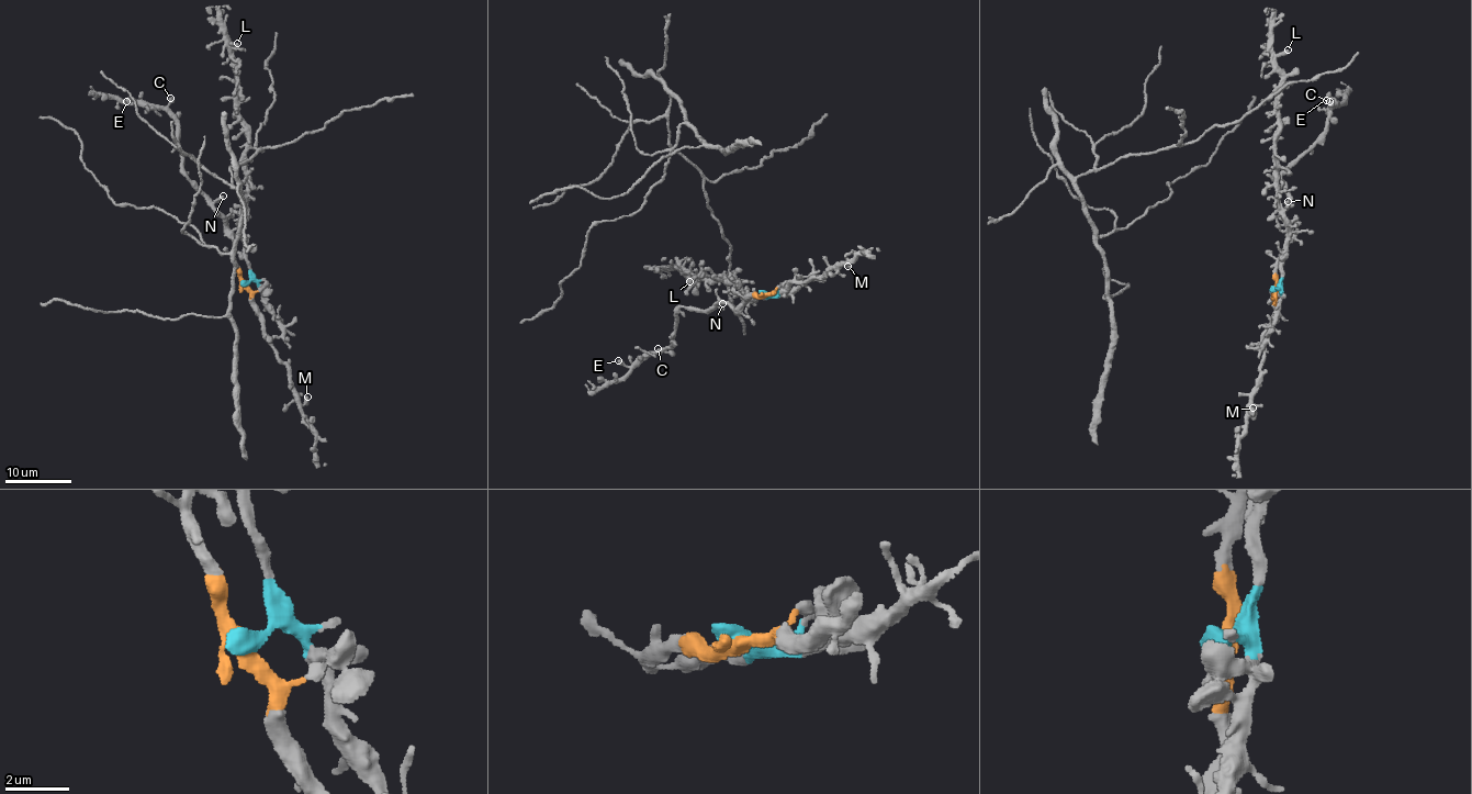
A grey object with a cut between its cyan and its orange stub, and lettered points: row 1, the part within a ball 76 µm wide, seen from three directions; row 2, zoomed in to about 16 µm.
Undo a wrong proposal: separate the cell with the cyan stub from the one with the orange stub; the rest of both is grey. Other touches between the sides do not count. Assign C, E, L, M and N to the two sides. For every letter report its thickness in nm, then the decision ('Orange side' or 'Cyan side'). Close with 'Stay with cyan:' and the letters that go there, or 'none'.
C: Thickness 400 nm. Orange side
E: Thickness 440 nm. Orange side
L: Thickness 440 nm. Cyan side
M: Thickness 480 nm. Orange side
N: Thickness 360 nm. Orange side
Stay with cyan: L

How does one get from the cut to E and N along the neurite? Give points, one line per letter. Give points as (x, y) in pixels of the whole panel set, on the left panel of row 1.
E: (245, 283), (226, 222), (184, 175), (173, 119), (164, 110), (148, 108), (131, 99), (126, 102)
N: (245, 283), (232, 234), (214, 205), (224, 196)

